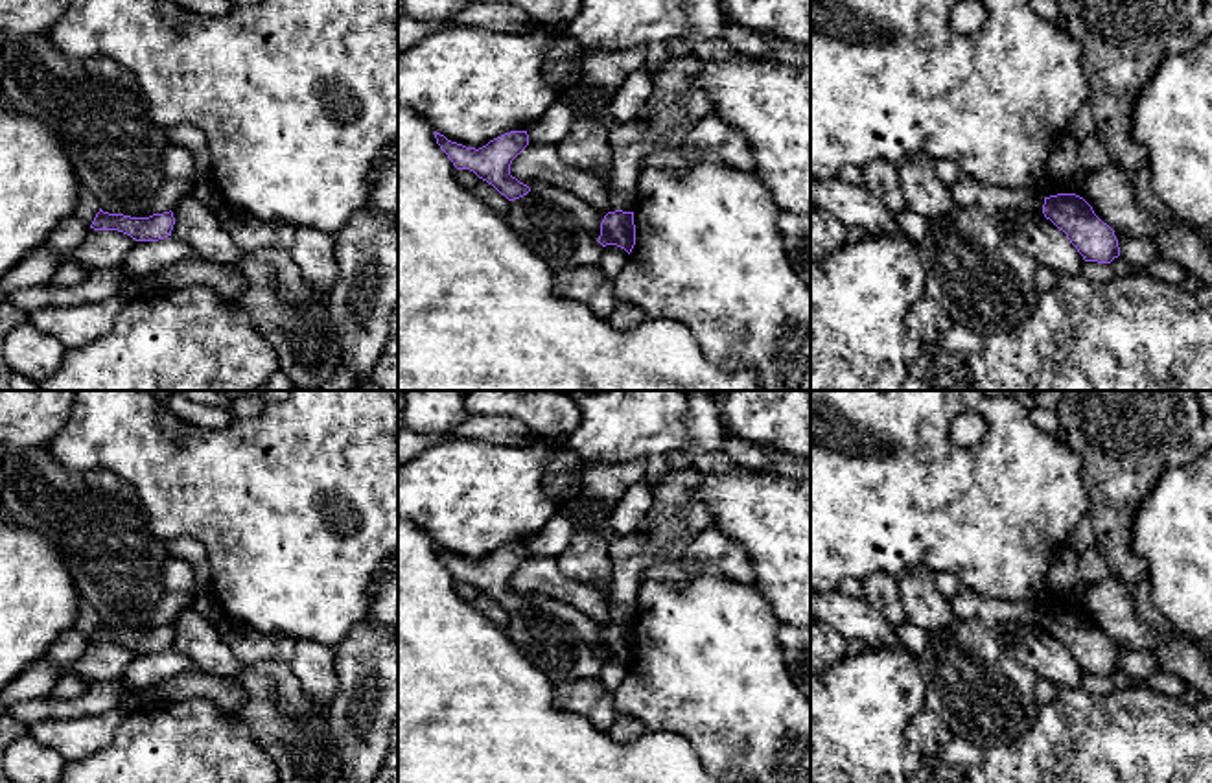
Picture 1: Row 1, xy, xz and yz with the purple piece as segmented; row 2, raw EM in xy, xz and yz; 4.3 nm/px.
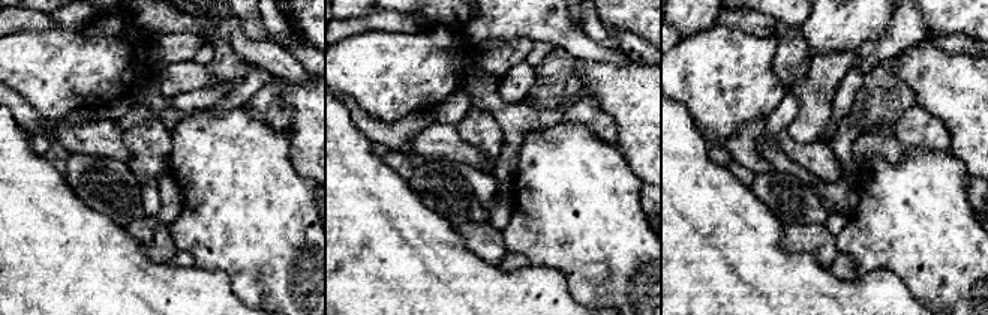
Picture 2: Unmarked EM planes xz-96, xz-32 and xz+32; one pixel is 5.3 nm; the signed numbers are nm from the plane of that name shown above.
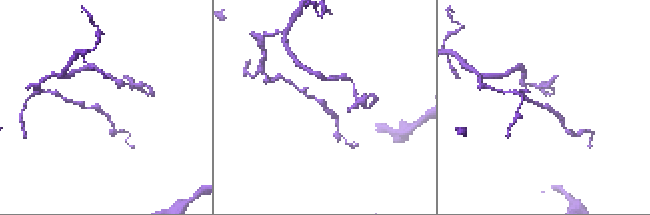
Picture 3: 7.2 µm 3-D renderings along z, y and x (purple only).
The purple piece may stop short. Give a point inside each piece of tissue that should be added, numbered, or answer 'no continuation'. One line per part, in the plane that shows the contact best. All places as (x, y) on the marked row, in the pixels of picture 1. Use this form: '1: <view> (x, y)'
no continuation

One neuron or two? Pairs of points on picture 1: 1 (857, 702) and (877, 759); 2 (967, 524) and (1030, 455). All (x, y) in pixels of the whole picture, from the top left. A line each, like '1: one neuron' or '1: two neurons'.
1: one neuron
2: one neuron

